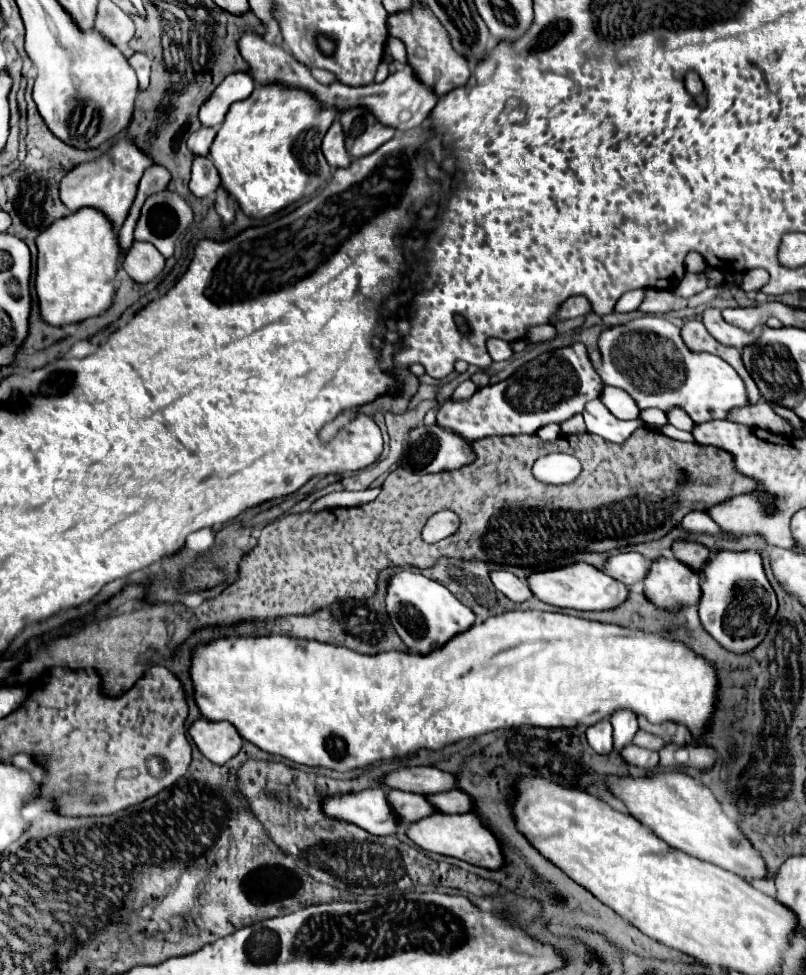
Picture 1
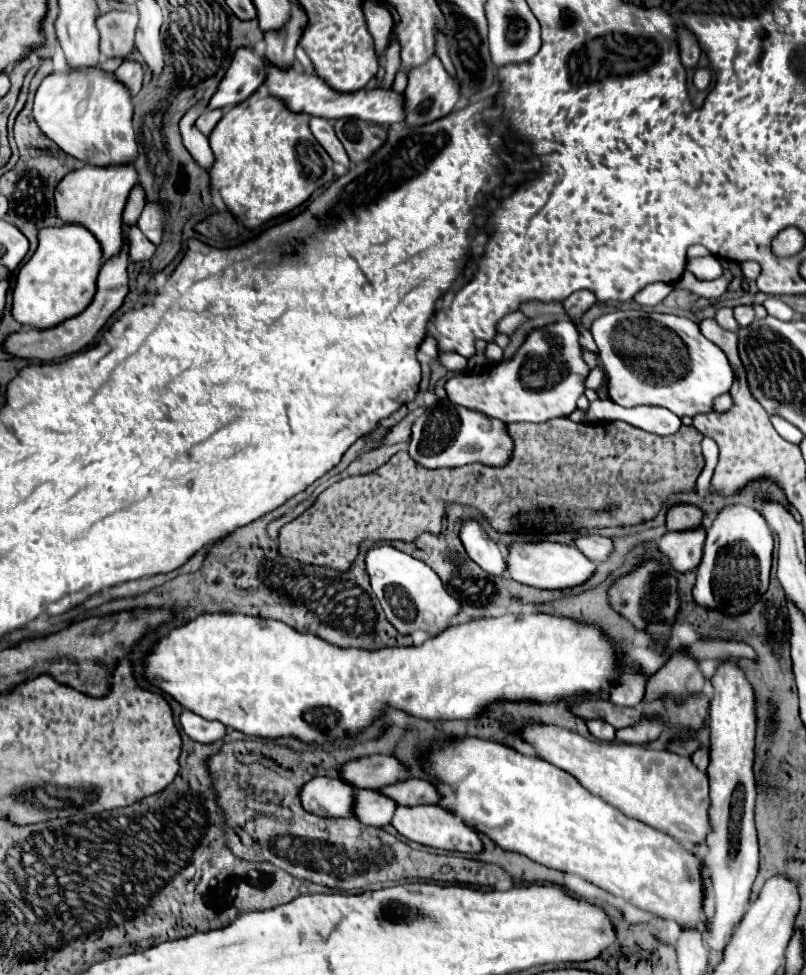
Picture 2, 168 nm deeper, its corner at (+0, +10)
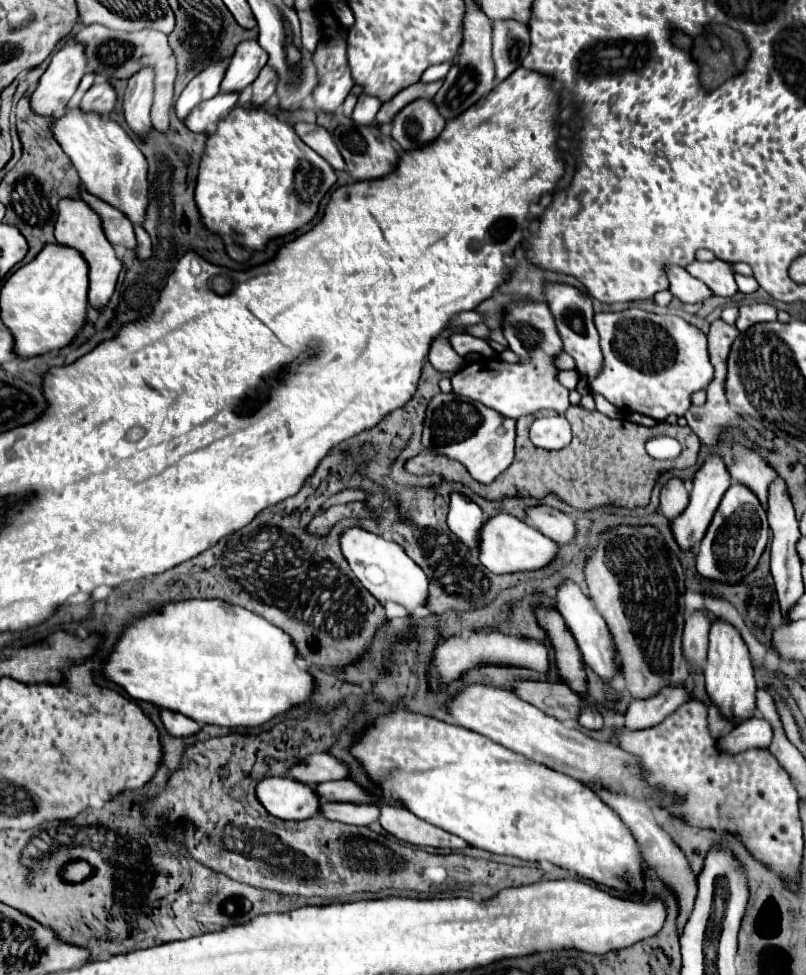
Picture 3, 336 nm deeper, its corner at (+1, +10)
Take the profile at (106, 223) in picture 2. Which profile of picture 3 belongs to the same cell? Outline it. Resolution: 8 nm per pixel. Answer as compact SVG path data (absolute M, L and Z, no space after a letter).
M61 198L59 200L59 216L55 222L55 238L63 246L71 246L83 254L83 258L89 264L89 304L95 310L101 310L117 284L117 276L121 272L121 260L115 254L115 248L111 242L107 242L107 236L103 234L103 224L99 220L99 214L95 214L89 204L83 198Z

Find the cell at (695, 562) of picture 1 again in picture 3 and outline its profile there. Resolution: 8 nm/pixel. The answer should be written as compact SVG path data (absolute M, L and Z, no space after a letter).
M675 478L667 486L663 486L659 508L667 520L673 520L679 514L683 514L683 510L687 508L687 502L689 502L689 492L685 490L685 484L681 480Z

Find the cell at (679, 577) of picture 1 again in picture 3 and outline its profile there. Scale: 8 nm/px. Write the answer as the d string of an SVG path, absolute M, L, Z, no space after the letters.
M709 456L709 458L705 460L703 468L701 468L701 470L695 474L695 478L693 478L691 502L689 502L687 510L671 522L671 532L673 532L677 544L679 544L679 548L681 548L683 552L689 552L689 550L693 550L693 548L699 544L699 540L701 540L703 534L707 532L707 526L711 524L711 518L713 518L713 514L715 514L715 510L717 510L717 506L719 506L719 502L721 502L725 490L729 488L729 484L731 484L731 476L729 476L729 472L727 472L723 460L717 458L717 456Z

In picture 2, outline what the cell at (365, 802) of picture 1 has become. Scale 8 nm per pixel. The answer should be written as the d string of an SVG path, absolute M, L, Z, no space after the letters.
M312 778L310 782L306 782L300 792L300 804L306 812L312 812L316 816L350 816L348 814L348 802L352 800L352 788L340 780L340 778Z

